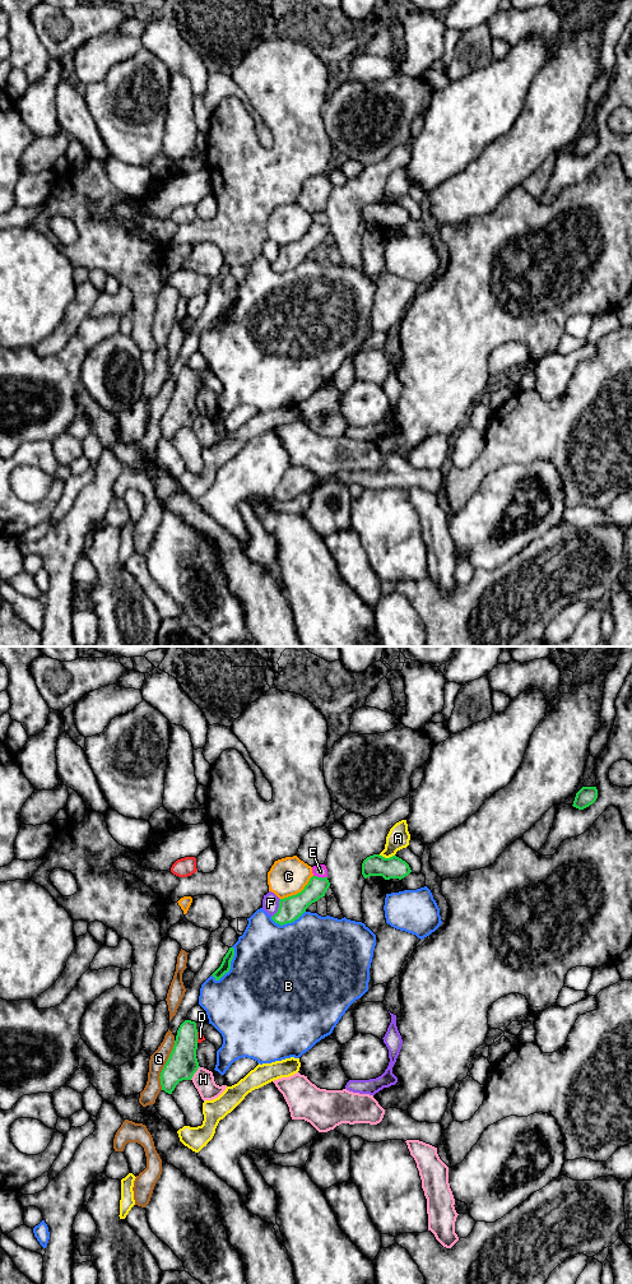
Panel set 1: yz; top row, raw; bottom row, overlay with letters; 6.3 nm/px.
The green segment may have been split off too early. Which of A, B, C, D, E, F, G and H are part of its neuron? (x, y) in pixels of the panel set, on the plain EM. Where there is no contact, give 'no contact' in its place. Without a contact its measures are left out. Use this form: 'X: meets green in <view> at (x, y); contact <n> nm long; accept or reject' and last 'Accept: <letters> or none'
A: meets green in yz at (386, 205); contact 100 nm long; reject
B: meets green in yz at (229, 313); contact 240 nm long; reject
C: meets green in yz at (298, 240); contact 260 nm long; reject
D: meets green in yz at (196, 384); contact 70 nm long; reject
E: meets green in yz at (320, 225); contact 90 nm long; reject
F: meets green in yz at (278, 255); contact 130 nm long; reject
G: meets green in yz at (165, 412); contact 320 nm long; reject
H: meets green in yz at (195, 418); contact 110 nm long; reject
Accept: none

